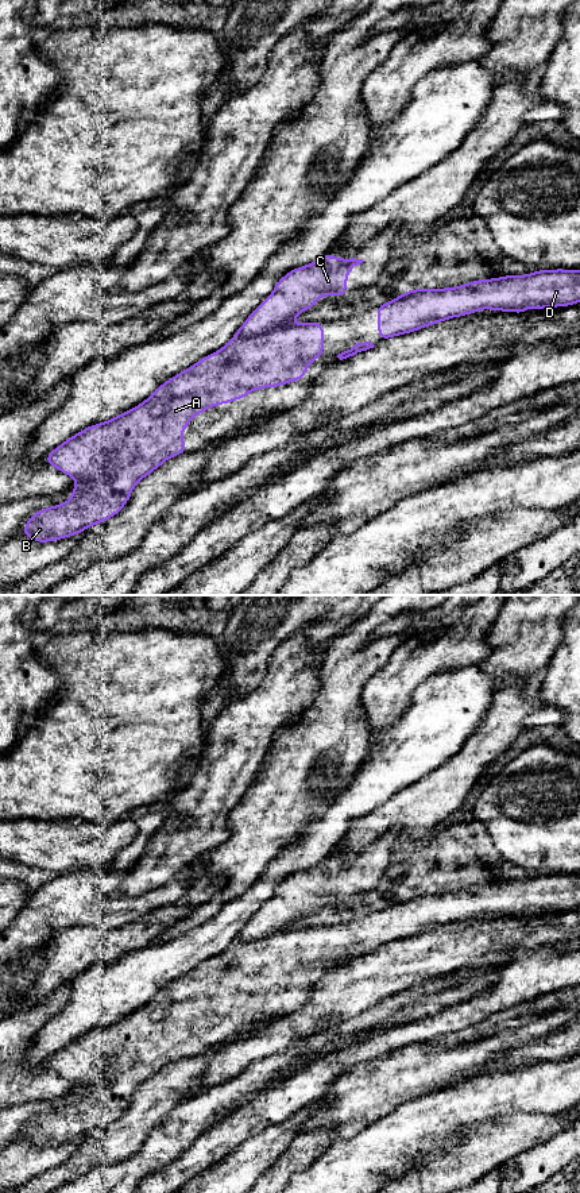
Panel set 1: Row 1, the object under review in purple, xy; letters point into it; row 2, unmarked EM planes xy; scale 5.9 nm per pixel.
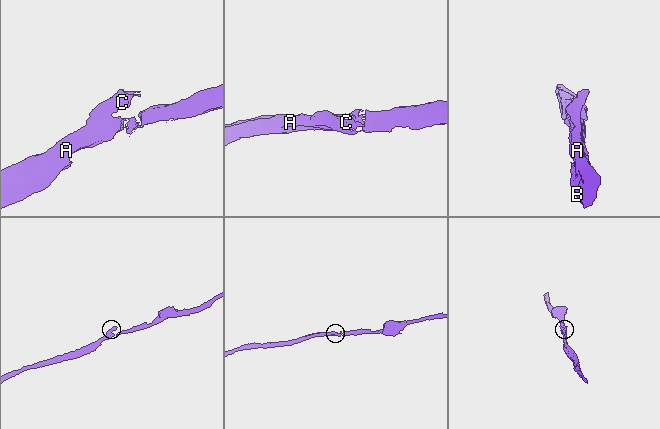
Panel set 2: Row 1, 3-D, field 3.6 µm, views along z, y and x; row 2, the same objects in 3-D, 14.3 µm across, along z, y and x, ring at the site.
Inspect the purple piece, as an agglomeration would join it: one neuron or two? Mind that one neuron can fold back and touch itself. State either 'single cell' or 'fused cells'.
fused cells

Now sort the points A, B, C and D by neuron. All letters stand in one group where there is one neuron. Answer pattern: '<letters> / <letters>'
A B D / C

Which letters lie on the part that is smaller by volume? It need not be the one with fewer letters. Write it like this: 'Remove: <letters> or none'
Remove: C

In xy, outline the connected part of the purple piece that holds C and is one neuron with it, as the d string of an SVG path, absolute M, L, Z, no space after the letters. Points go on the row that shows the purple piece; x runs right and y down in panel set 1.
M329 254L283 275L274 292L247 317L235 337L250 339L282 328L302 310L310 310L316 300L347 296L347 277L363 259L343 259Z

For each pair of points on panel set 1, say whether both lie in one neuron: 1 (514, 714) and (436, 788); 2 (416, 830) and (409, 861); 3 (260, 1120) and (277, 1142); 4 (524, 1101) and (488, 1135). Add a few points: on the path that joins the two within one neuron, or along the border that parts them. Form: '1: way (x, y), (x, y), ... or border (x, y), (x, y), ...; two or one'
1: way (497, 734), (456, 775); one
2: border (440, 826), (426, 838), (398, 848); two
3: border (294, 1112), (248, 1136), (239, 1145); two
4: border (542, 1114), (513, 1112), (482, 1127); two

